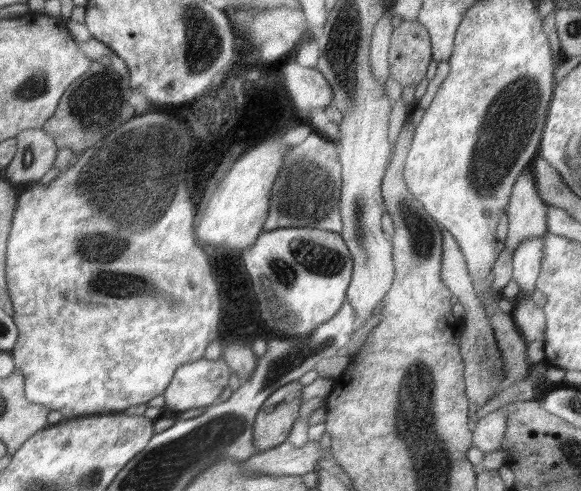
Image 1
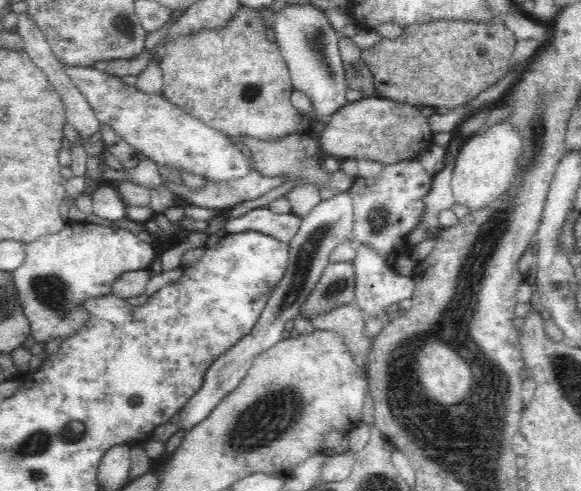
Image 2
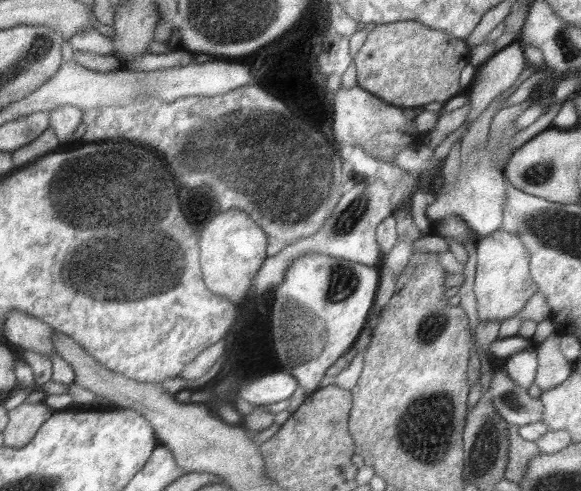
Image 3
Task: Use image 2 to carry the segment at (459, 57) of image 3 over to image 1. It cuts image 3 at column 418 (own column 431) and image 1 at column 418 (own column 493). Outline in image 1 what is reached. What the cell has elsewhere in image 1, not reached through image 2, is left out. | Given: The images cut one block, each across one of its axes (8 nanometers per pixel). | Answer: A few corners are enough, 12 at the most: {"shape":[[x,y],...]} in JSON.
{"shape":[[404,20],[392,31],[390,75],[420,84],[433,59],[428,29]]}

